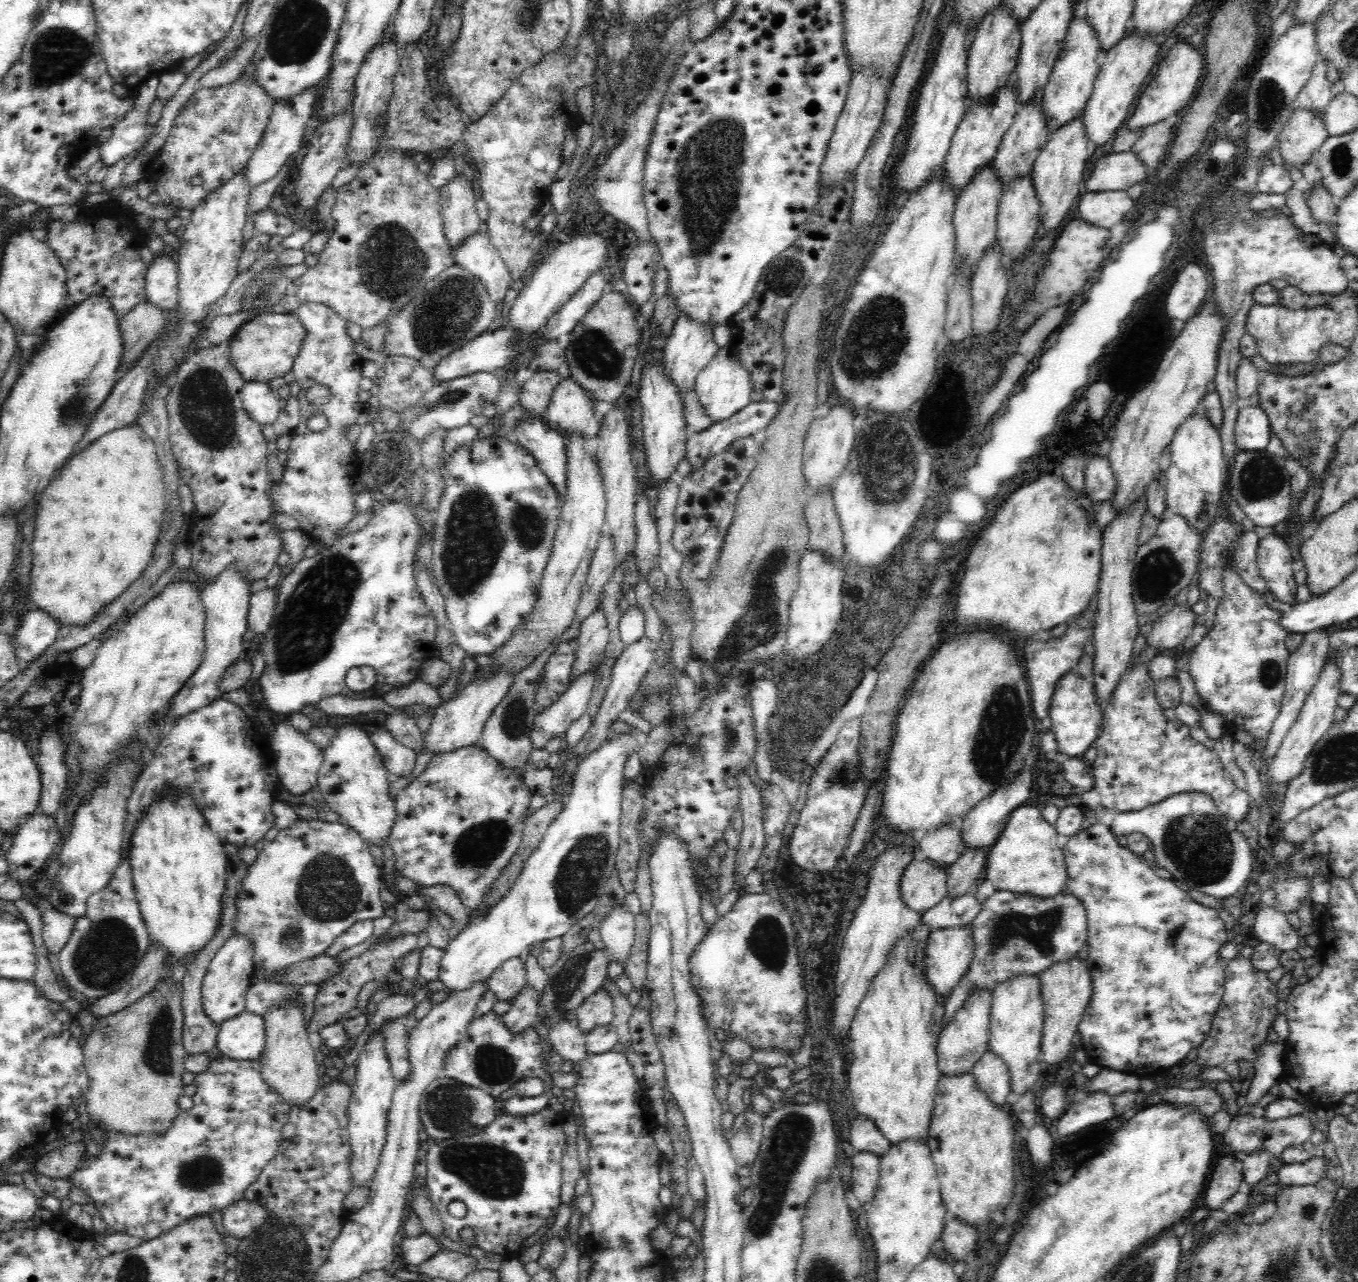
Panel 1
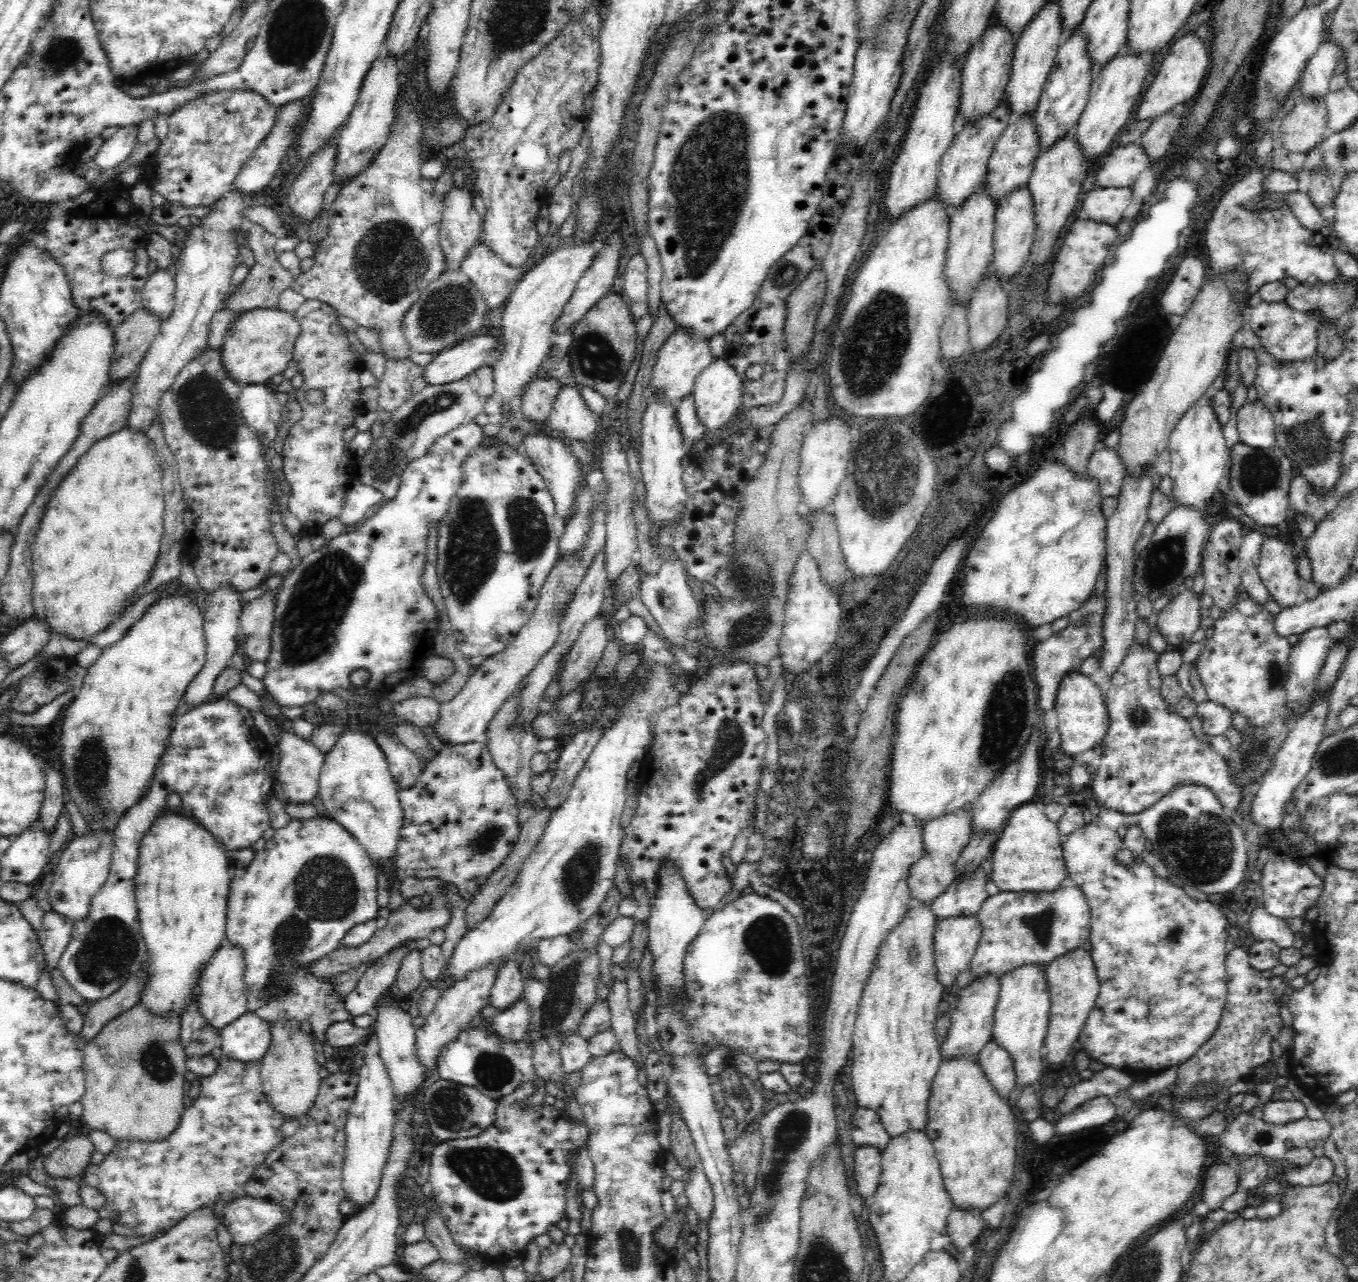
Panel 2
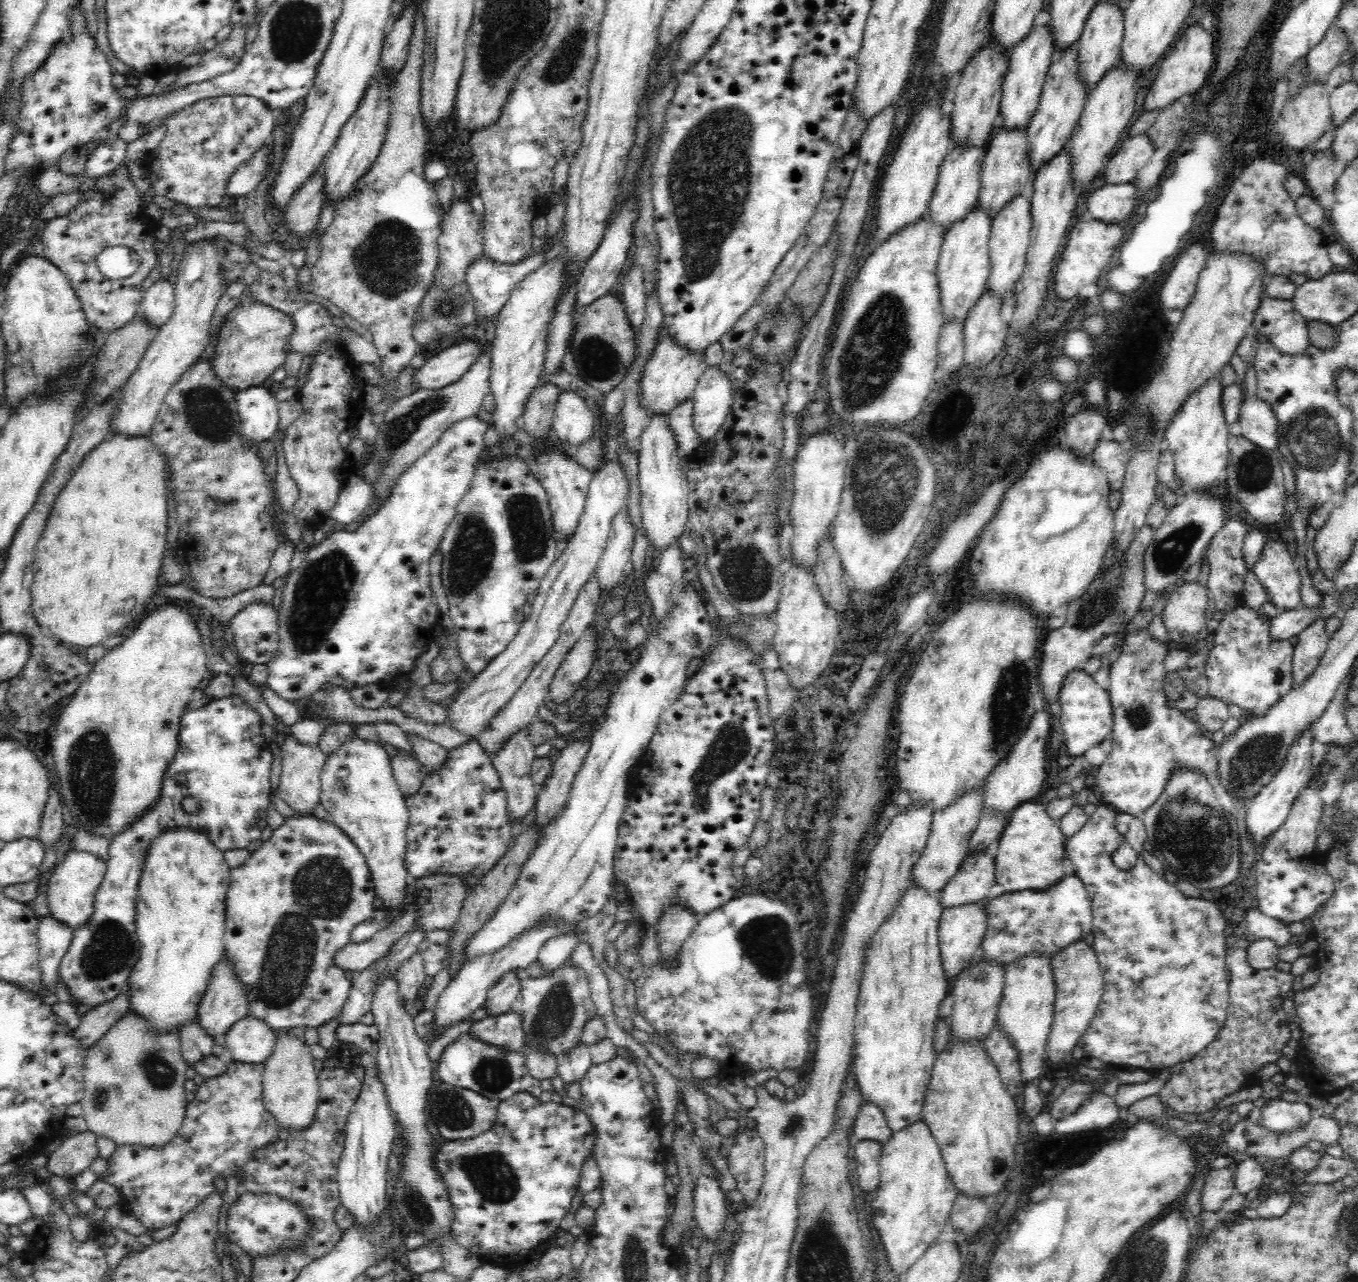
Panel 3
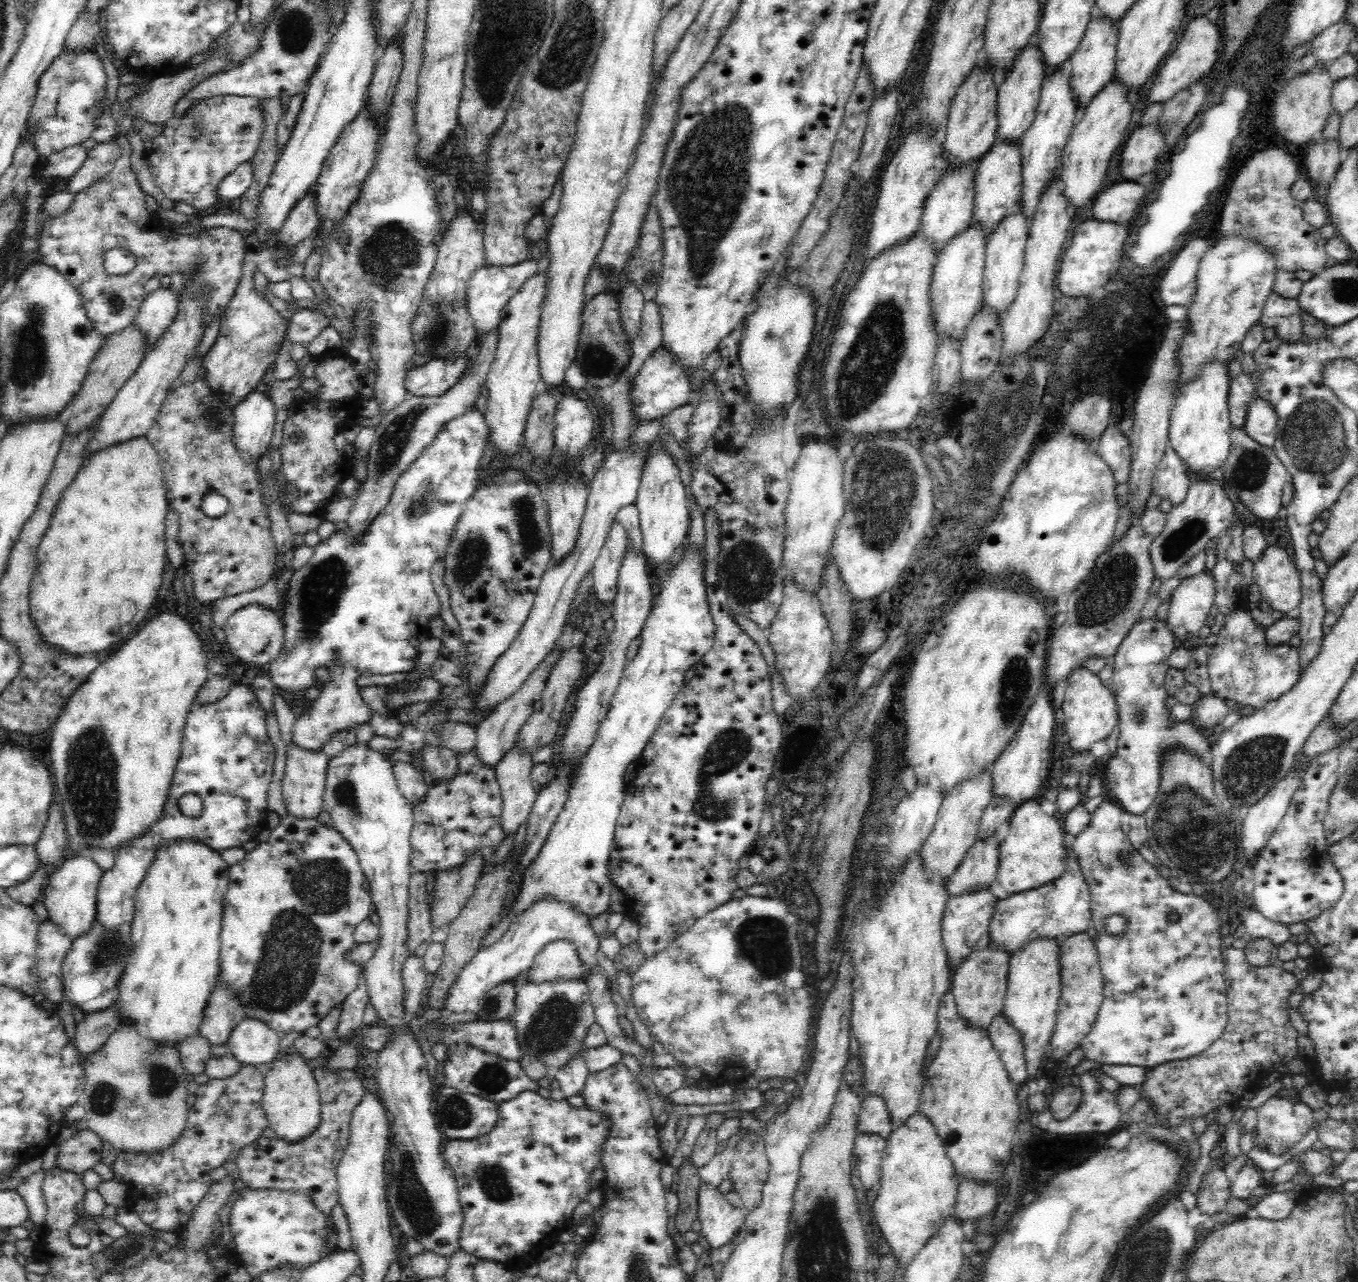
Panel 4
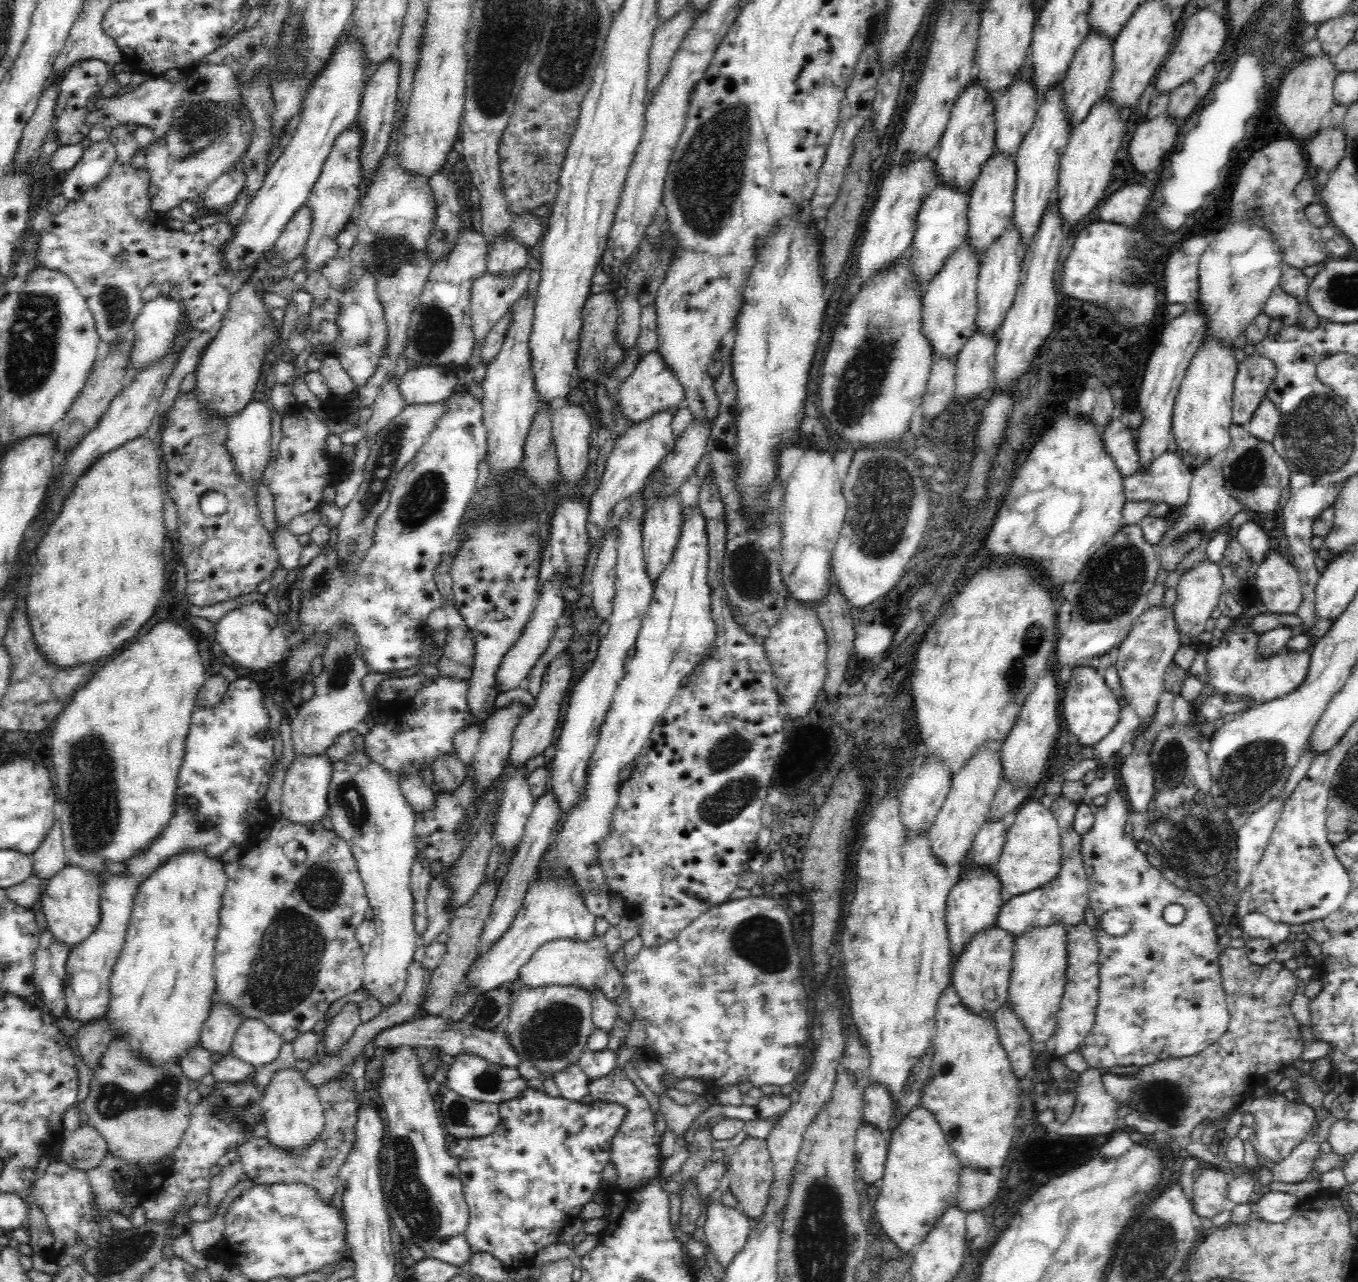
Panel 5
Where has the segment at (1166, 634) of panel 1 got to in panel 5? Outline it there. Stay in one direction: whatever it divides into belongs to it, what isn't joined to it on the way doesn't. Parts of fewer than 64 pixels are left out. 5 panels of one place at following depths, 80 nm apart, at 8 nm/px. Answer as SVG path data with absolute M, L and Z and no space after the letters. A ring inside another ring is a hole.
M1209 560L1202 562L1200 566L1192 568L1180 577L1176 588L1177 599L1172 606L1175 626L1179 634L1185 634L1191 639L1199 637L1201 633L1206 631L1206 622L1211 618L1210 614L1217 606L1218 598L1220 598L1220 588L1222 588L1220 568Z

